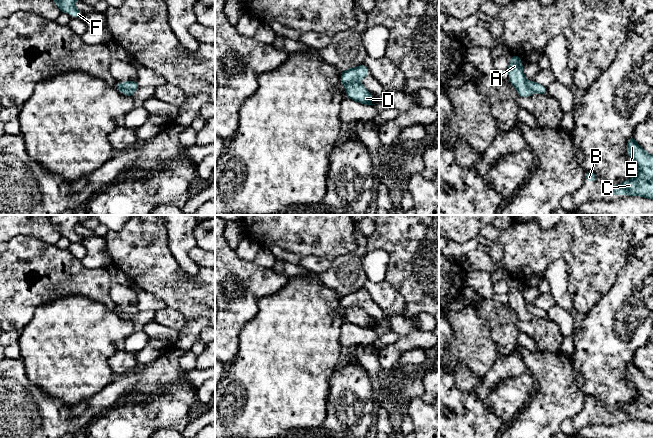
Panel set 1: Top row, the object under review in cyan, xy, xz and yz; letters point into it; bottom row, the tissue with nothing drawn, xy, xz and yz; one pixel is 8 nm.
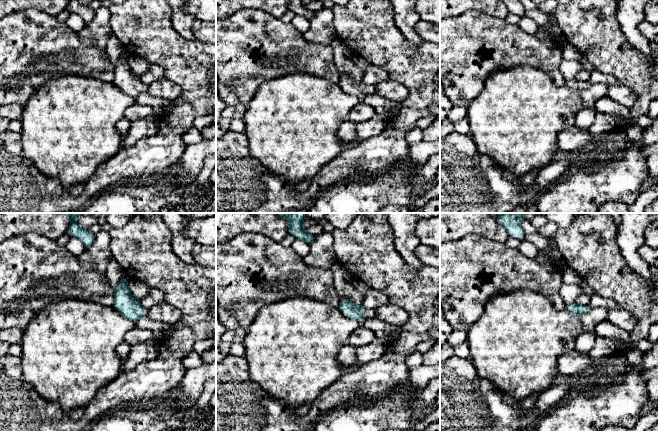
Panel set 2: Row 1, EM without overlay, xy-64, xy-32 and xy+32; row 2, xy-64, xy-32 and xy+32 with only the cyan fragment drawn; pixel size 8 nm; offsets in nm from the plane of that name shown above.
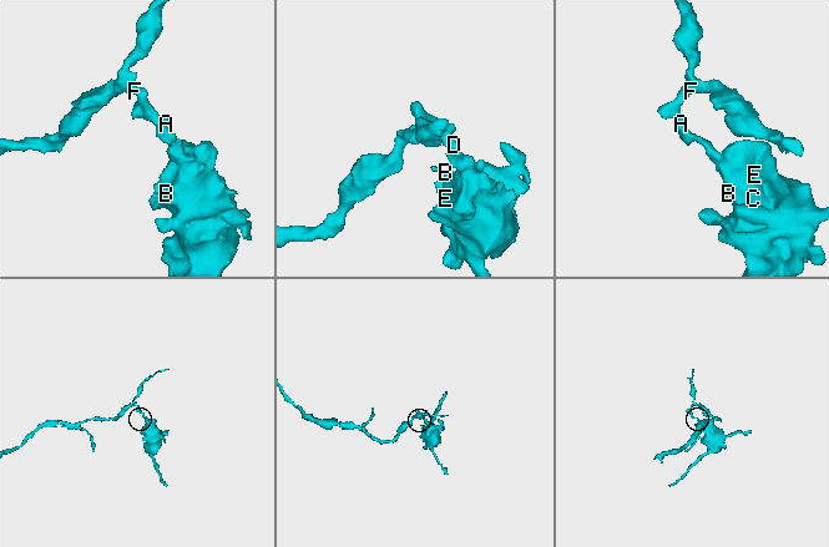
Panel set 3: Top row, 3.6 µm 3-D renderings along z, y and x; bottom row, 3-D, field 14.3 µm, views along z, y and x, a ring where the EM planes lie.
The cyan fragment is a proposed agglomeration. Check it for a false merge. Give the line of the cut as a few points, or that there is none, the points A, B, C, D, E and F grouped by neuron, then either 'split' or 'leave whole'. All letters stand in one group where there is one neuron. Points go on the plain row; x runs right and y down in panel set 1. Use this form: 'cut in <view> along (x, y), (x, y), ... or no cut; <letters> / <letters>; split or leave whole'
no cut; A B C D E F; leave whole

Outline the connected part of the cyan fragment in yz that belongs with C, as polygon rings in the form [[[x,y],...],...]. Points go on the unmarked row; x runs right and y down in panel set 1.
[[[633,359],[627,367],[627,378],[637,390],[637,398],[625,404],[621,409],[601,406],[604,419],[642,420],[653,423],[653,379],[648,378],[634,363]]]

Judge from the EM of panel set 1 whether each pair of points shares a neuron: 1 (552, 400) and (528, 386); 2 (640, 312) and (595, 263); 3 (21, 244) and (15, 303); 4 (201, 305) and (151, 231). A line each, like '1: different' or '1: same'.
1: different
2: different
3: same
4: same

